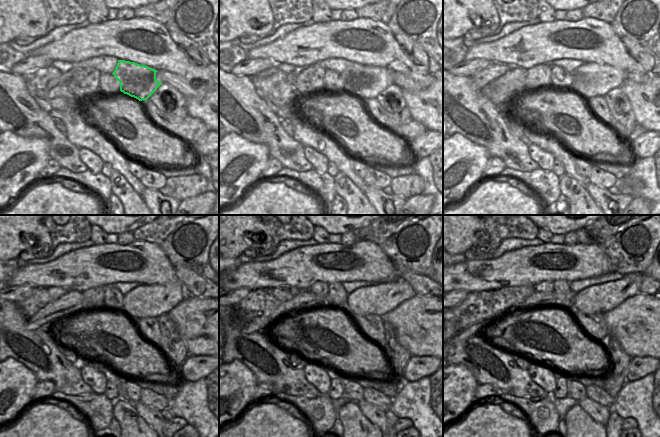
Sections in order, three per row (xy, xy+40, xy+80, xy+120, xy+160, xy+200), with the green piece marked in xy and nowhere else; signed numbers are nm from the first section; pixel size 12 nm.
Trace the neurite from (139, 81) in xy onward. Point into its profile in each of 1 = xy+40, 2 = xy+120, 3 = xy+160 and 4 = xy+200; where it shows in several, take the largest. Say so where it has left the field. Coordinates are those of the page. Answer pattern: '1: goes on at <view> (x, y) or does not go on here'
1: goes on at xy+40 (365, 91)
2: goes on at xy+120 (154, 311)
3: goes on at xy+160 (379, 310)
4: goes on at xy+200 (601, 309)

